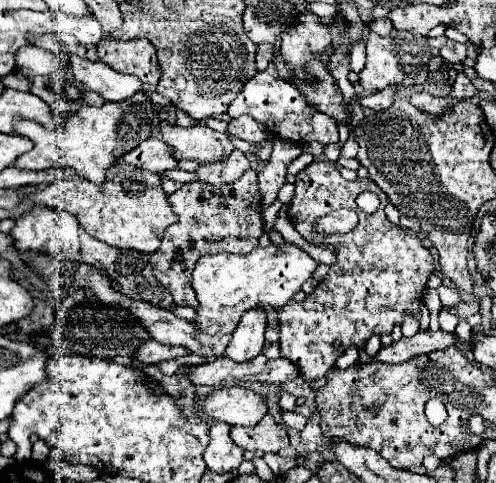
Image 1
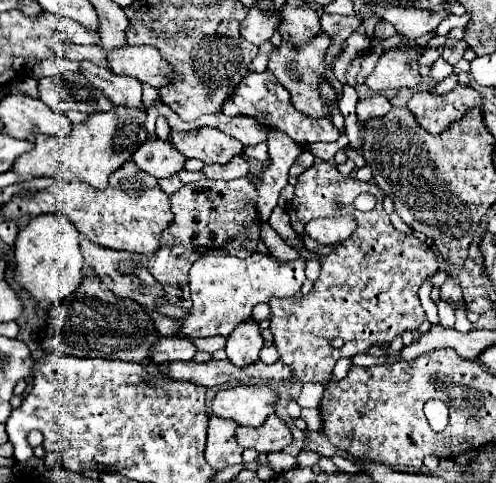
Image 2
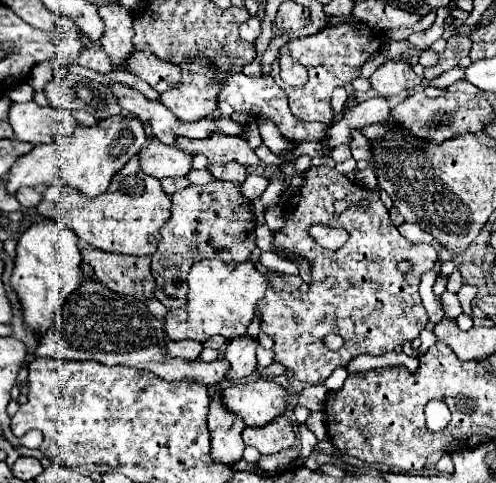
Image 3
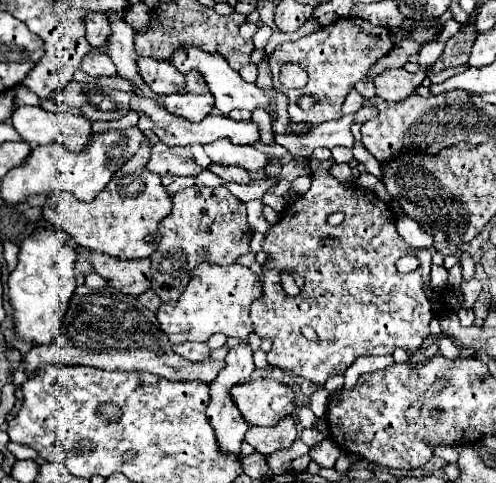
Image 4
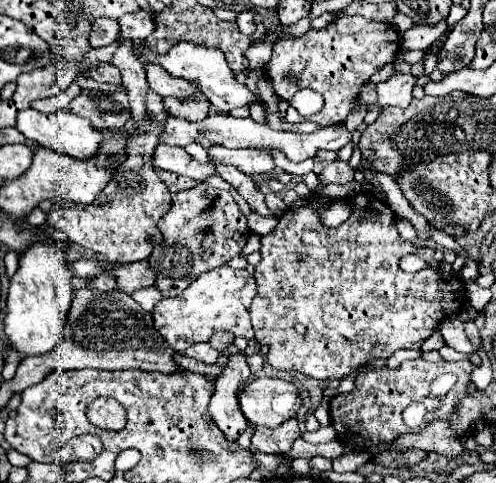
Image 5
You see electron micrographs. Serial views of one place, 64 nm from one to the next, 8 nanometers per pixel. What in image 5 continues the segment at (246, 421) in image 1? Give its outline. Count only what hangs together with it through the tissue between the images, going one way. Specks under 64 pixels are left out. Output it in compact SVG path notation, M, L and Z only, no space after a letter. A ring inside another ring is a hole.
M258 378L238 394L240 410L254 426L276 428L302 406L300 390L282 378Z

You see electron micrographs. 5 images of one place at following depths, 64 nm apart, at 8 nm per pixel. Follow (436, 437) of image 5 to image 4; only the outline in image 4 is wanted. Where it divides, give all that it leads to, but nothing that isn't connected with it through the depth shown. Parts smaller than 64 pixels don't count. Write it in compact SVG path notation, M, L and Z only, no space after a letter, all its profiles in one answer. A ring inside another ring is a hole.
M438 446L438 448L434 448L434 454L446 462L456 462L458 452L460 452L460 446Z

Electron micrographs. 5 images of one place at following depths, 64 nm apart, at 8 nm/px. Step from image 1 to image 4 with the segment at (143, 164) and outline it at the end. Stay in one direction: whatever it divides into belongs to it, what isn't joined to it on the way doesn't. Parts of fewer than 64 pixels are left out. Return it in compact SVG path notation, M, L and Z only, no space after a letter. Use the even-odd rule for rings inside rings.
M154 144L146 168L158 176L196 176L202 168L196 166L188 146L166 146Z

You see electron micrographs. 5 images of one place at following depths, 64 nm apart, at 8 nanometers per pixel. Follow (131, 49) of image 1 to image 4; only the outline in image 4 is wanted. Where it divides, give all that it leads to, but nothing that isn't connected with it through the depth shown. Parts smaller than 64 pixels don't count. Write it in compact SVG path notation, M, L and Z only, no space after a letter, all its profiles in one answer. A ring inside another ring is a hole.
M142 56L138 58L138 72L156 94L172 94L184 90L184 74L176 72L176 68L164 60Z

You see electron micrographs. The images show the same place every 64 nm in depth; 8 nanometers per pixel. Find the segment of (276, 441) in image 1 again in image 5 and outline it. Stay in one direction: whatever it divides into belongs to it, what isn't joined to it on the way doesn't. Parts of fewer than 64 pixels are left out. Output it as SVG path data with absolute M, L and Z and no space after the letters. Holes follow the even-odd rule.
M286 420L278 428L262 428L258 426L252 434L252 446L266 454L280 454L292 448L292 442L300 436L298 420Z

